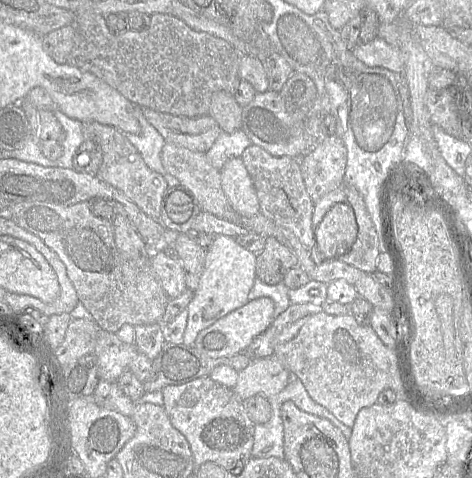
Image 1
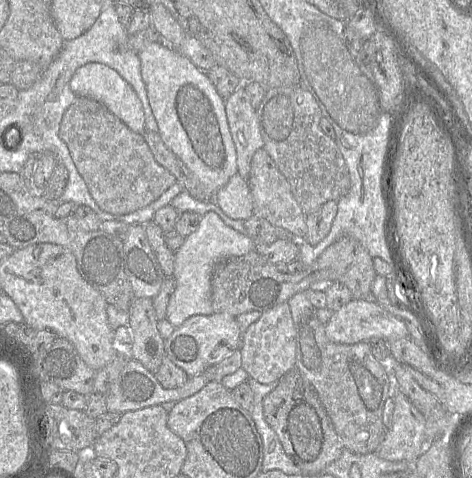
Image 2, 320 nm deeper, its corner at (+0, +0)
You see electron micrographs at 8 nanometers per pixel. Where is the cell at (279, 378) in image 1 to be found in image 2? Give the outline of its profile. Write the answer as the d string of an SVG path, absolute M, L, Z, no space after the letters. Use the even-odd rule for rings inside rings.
M372 297L353 299L339 310L334 311L330 320L325 324L325 334L331 342L339 344L410 338L405 323L387 312Z

